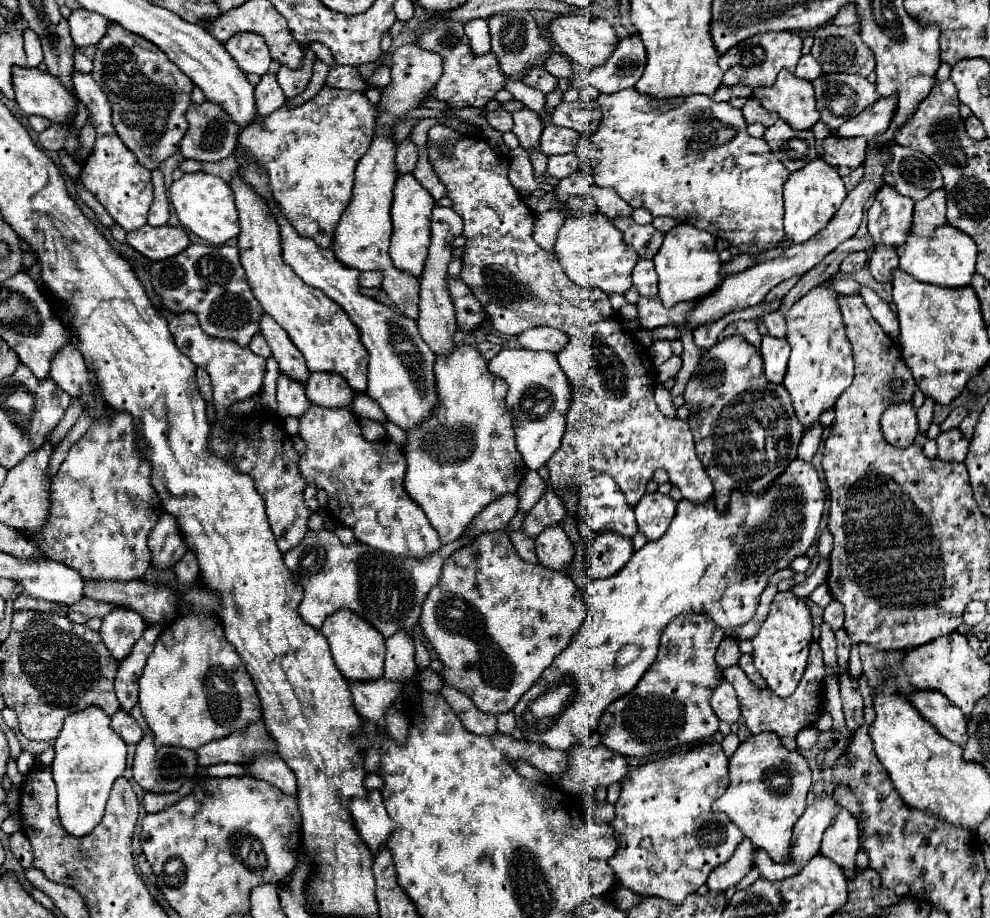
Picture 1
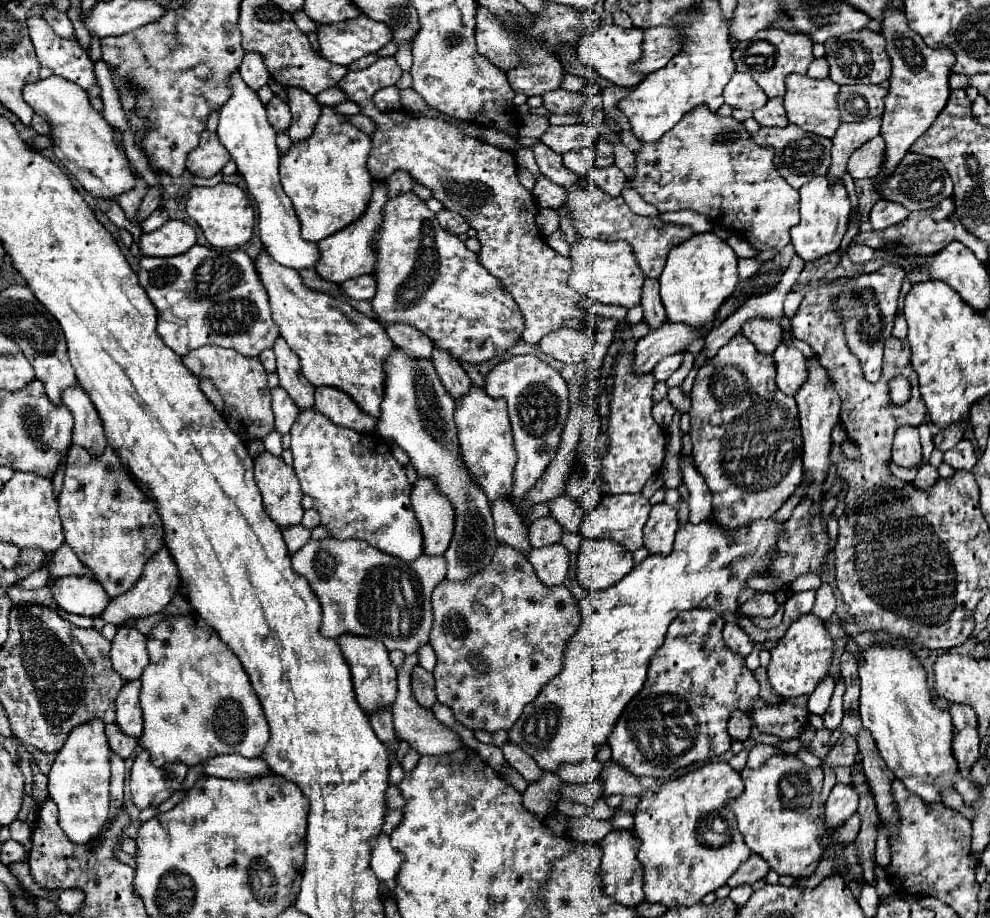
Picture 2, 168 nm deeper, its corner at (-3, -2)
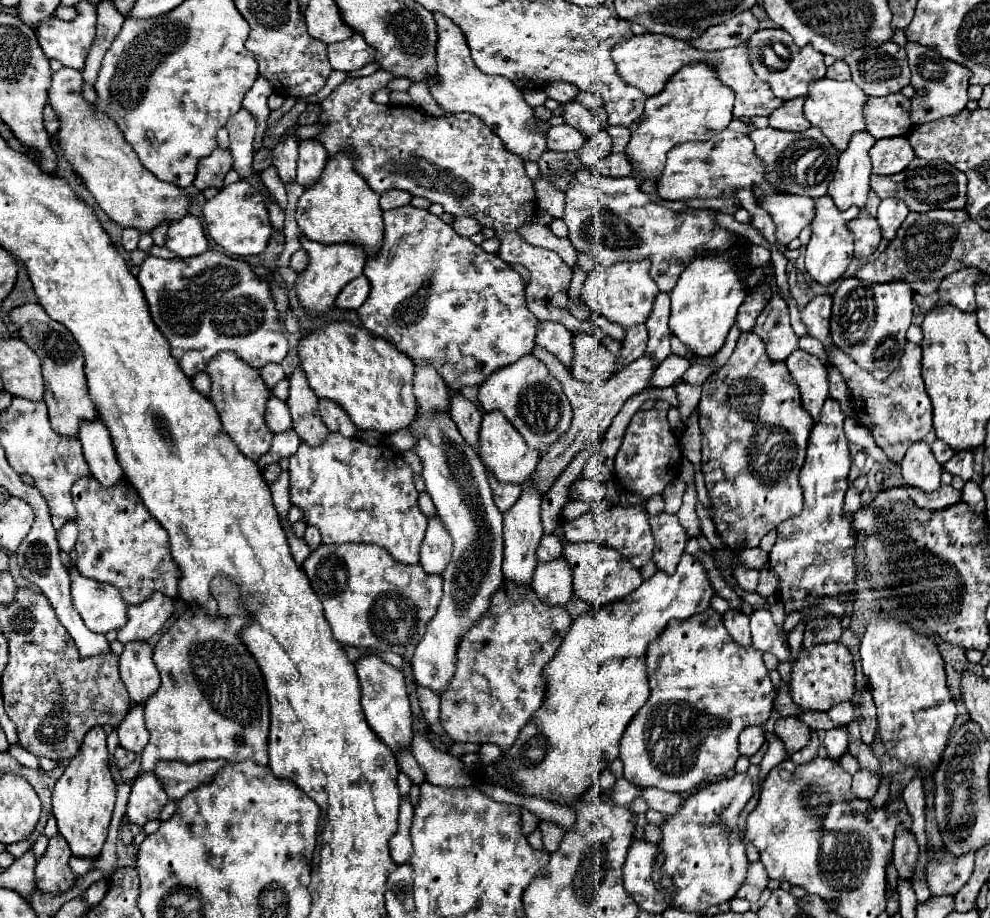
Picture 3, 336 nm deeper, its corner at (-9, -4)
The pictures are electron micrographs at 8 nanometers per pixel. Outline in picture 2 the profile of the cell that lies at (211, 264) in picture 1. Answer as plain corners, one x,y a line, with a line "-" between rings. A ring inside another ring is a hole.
194,244
180,256
142,258
138,278
158,310
158,334
180,356
206,344
258,356
280,336
254,262
242,250
222,252

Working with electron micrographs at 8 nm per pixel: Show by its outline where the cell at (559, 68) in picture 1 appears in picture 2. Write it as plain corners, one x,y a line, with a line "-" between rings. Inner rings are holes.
564,74
564,78
562,78
562,88
570,90
570,92
578,92
584,84
586,84
586,80
582,80
578,76
572,76
572,74

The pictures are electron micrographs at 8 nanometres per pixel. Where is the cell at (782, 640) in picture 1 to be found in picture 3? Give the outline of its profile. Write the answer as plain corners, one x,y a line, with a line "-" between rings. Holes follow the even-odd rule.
842,642
820,644
820,646
814,646
810,652
800,650
798,660
794,662
794,668
792,668
792,678
790,678
792,700
804,710
828,712
838,702
852,700
856,692
854,676
856,676
856,670
854,670
852,654

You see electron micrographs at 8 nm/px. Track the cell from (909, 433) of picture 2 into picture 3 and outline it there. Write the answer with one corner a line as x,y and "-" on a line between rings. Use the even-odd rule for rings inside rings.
926,442
912,444
904,460
900,462
900,466
902,466
902,476
908,486
920,488
922,492
934,492
942,486
940,482
942,466
936,462

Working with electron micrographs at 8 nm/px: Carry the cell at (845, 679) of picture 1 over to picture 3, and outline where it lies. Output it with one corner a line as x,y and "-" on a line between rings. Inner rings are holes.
898,828
896,842
894,842
894,866
898,870
900,880
910,880
914,876
918,860
918,844
912,832
906,832
904,828

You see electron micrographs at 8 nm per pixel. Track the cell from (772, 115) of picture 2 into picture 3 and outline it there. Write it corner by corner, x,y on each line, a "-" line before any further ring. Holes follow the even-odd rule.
794,98
784,102
776,112
770,116
770,126
778,130
788,130
788,132
802,132
810,126
810,122
804,118
804,98

